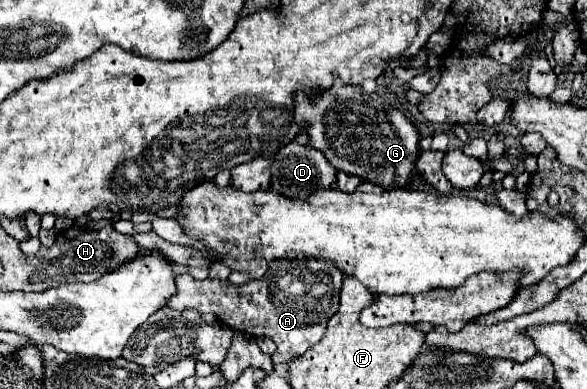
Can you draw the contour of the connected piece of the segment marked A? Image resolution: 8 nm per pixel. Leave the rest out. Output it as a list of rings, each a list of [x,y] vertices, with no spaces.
[[[274,261],[264,279],[232,285],[230,281],[192,279],[188,273],[176,277],[176,293],[168,299],[172,309],[198,309],[200,313],[216,313],[230,329],[240,329],[254,337],[274,339],[278,347],[278,363],[306,353],[316,345],[326,329],[328,319],[338,311],[342,289],[342,273],[326,261]]]

